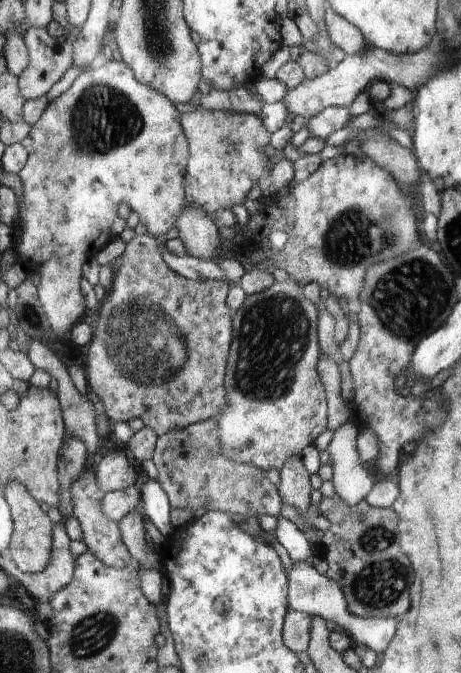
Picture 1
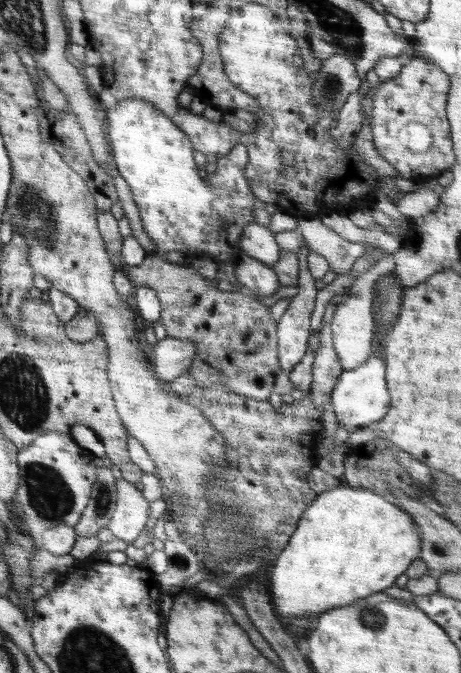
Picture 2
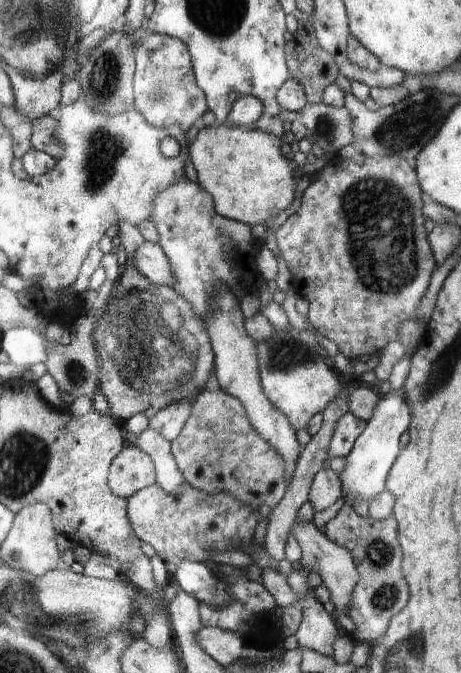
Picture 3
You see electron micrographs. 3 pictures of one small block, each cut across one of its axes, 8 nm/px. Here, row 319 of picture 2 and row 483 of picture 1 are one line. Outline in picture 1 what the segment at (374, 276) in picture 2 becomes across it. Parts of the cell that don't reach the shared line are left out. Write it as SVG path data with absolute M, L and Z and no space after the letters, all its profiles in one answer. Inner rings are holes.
M352 421L338 427L326 451L332 461L334 492L350 506L362 502L374 486L375 479L360 462L357 434L359 429Z

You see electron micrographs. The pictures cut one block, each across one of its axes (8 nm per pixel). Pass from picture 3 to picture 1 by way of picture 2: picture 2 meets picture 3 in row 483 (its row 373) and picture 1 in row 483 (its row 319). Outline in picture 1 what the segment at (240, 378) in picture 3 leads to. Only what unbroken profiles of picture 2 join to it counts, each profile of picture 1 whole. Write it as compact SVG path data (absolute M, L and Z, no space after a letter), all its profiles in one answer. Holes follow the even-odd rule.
M289 456L279 472L278 490L282 502L296 508L296 512L306 514L310 510L311 492L310 474L304 467L301 457Z

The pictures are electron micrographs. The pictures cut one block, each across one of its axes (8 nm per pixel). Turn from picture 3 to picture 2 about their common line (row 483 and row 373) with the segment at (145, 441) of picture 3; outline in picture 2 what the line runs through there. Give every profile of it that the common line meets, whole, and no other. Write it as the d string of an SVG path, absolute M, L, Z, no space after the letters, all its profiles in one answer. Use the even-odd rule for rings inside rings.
M165 337L153 346L153 364L162 380L174 380L187 372L196 355L196 346L188 340Z

